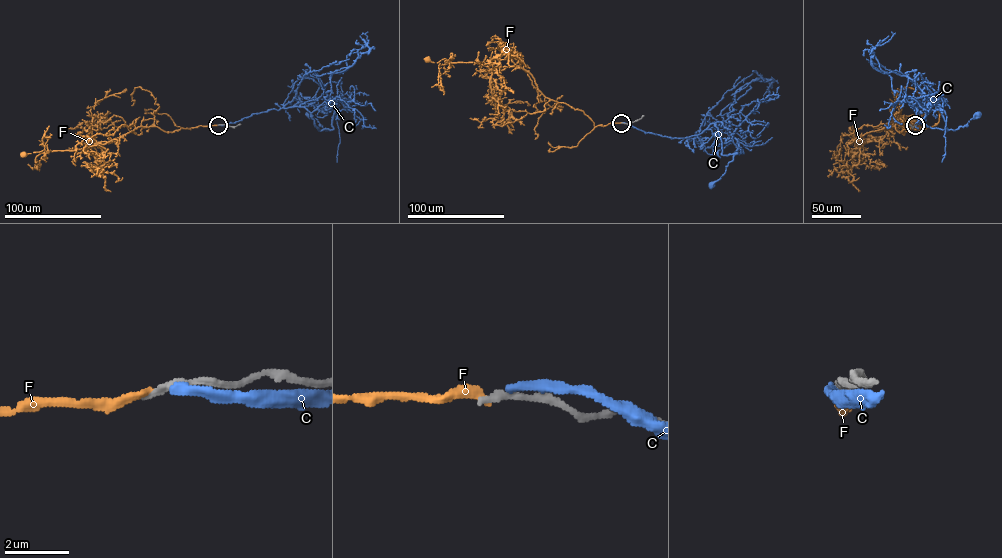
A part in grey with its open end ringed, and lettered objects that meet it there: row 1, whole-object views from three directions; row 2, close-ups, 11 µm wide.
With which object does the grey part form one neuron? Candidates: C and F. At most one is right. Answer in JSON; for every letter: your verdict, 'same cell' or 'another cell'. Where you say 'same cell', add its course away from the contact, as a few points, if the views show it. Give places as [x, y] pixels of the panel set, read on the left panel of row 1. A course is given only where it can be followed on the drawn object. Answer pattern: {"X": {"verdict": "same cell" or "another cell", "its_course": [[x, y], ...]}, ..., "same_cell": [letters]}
{"C": {"verdict": "another cell"}, "F": {"verdict": "another cell"}, "same_cell": []}

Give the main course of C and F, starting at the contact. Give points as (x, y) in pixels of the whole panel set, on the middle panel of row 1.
C: (622, 122), (672, 138), (698, 135), (713, 123), (721, 154), (734, 155), (712, 186)
F: (621, 123), (595, 126), (583, 111), (546, 98), (533, 77), (517, 66), (492, 70), (475, 62), (427, 58)

